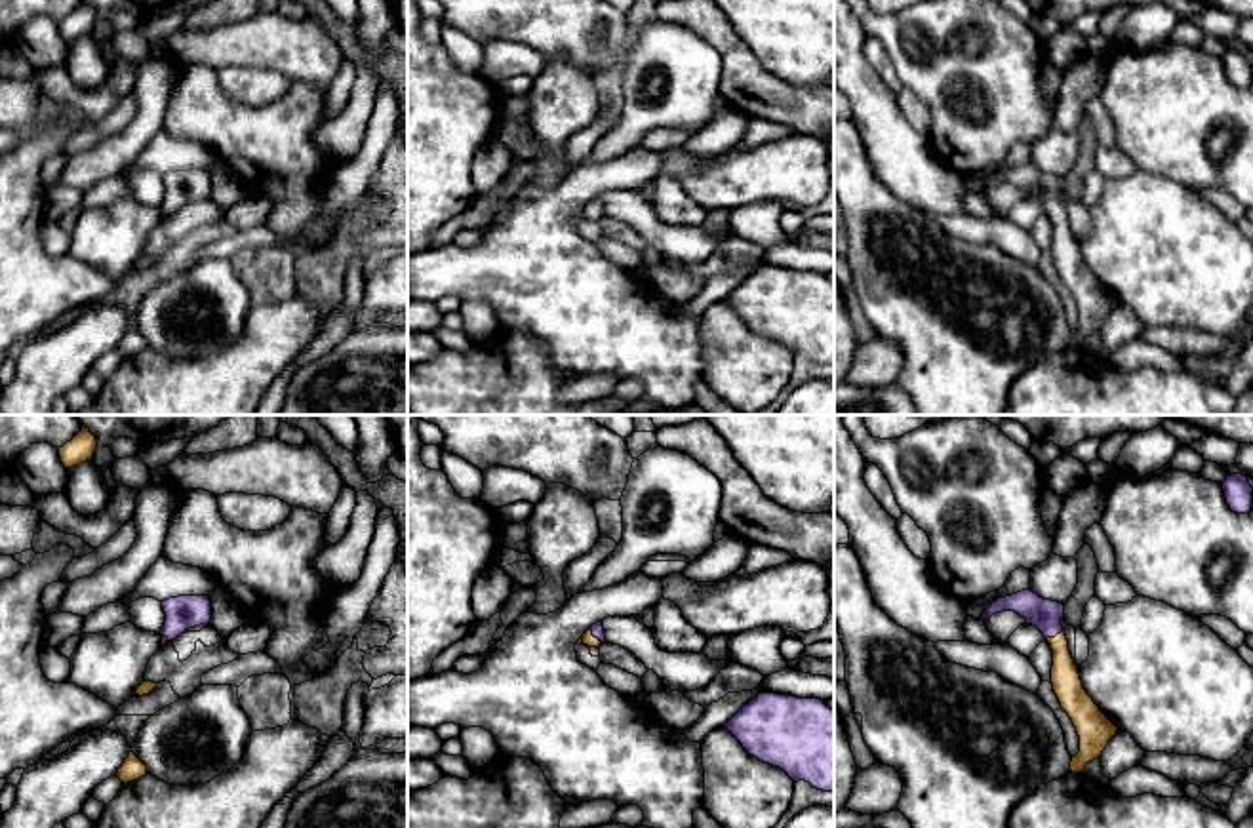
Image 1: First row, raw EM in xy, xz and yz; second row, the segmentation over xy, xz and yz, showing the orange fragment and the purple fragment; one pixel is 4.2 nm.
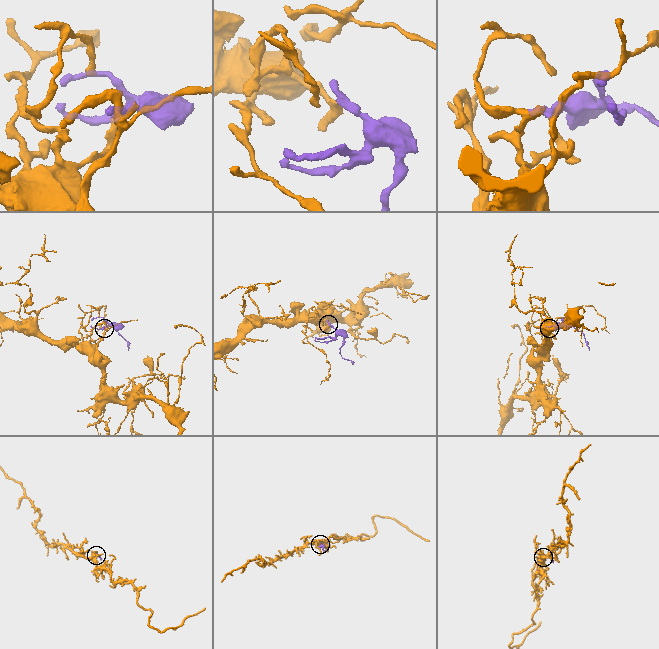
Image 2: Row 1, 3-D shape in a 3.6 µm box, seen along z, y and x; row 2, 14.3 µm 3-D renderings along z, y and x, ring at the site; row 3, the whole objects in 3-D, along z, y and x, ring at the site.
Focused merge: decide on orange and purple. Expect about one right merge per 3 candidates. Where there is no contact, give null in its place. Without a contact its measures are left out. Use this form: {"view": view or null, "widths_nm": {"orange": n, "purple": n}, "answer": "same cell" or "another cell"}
{"view": "yz", "widths_nm": {"orange": 120, "purple": 130}, "answer": "same cell"}

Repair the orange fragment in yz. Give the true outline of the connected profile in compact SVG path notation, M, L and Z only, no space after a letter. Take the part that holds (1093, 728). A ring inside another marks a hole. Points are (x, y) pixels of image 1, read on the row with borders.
M1030 588L998 598L981 617L990 619L1002 611L1015 611L1026 619L1026 624L1036 626L1053 651L1051 683L1061 702L1061 708L1072 720L1080 737L1080 752L1070 761L1072 773L1084 773L1085 765L1101 758L1108 740L1116 735L1118 727L1099 710L1093 699L1085 693L1078 666L1068 651L1068 640L1061 626L1064 605L1059 601L1044 600Z

